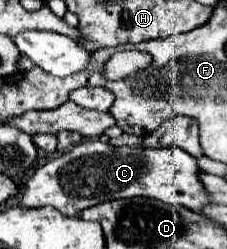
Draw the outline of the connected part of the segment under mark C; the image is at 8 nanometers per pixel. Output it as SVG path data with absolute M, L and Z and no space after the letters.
M84 139L70 151L38 167L22 195L22 207L52 205L66 217L78 217L80 211L112 199L152 197L164 203L200 211L210 205L210 197L198 177L198 161L180 147L114 147L100 139Z

